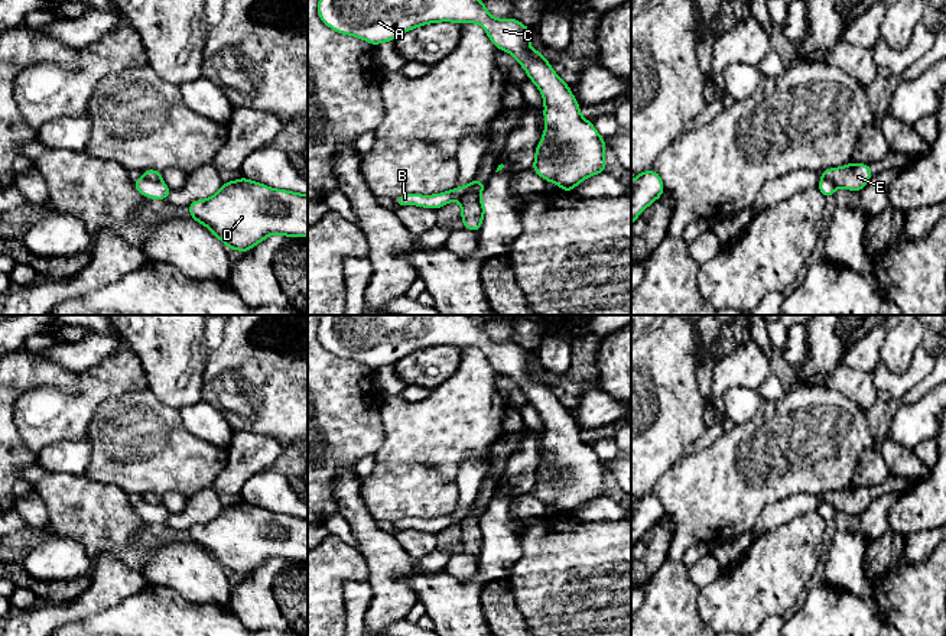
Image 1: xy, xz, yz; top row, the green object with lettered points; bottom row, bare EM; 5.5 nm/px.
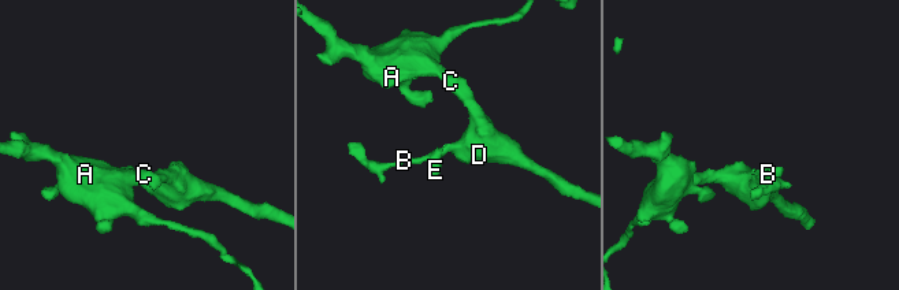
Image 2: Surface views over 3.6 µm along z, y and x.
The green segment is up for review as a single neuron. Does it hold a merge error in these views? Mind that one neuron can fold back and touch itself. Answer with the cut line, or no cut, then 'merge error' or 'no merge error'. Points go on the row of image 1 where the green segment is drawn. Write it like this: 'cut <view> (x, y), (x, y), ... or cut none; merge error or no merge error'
cut xz (475, 179), (475, 184), (460, 200); merge error

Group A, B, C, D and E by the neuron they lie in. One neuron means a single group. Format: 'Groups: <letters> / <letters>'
Groups: A B C D / E

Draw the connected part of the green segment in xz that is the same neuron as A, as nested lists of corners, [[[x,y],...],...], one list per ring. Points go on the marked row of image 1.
[[[318,0],[318,16],[329,29],[363,39],[373,46],[394,40],[407,30],[428,23],[454,22],[478,23],[497,49],[511,53],[523,66],[530,81],[540,90],[544,103],[544,133],[539,140],[531,169],[546,182],[553,182],[566,194],[596,173],[605,173],[605,139],[592,121],[581,116],[581,104],[569,85],[553,71],[540,51],[530,49],[530,27],[513,16],[495,19],[485,9],[484,0]]]

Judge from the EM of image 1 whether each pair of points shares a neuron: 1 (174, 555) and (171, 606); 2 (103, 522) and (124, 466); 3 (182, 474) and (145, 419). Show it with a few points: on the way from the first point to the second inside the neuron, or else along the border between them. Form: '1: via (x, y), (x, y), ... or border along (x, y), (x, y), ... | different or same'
1: border along (148, 583), (168, 586), (189, 602), (204, 603) | different
2: border along (85, 474), (97, 482), (113, 483), (127, 493) | different
3: via (169, 461), (145, 437), (145, 432) | same

